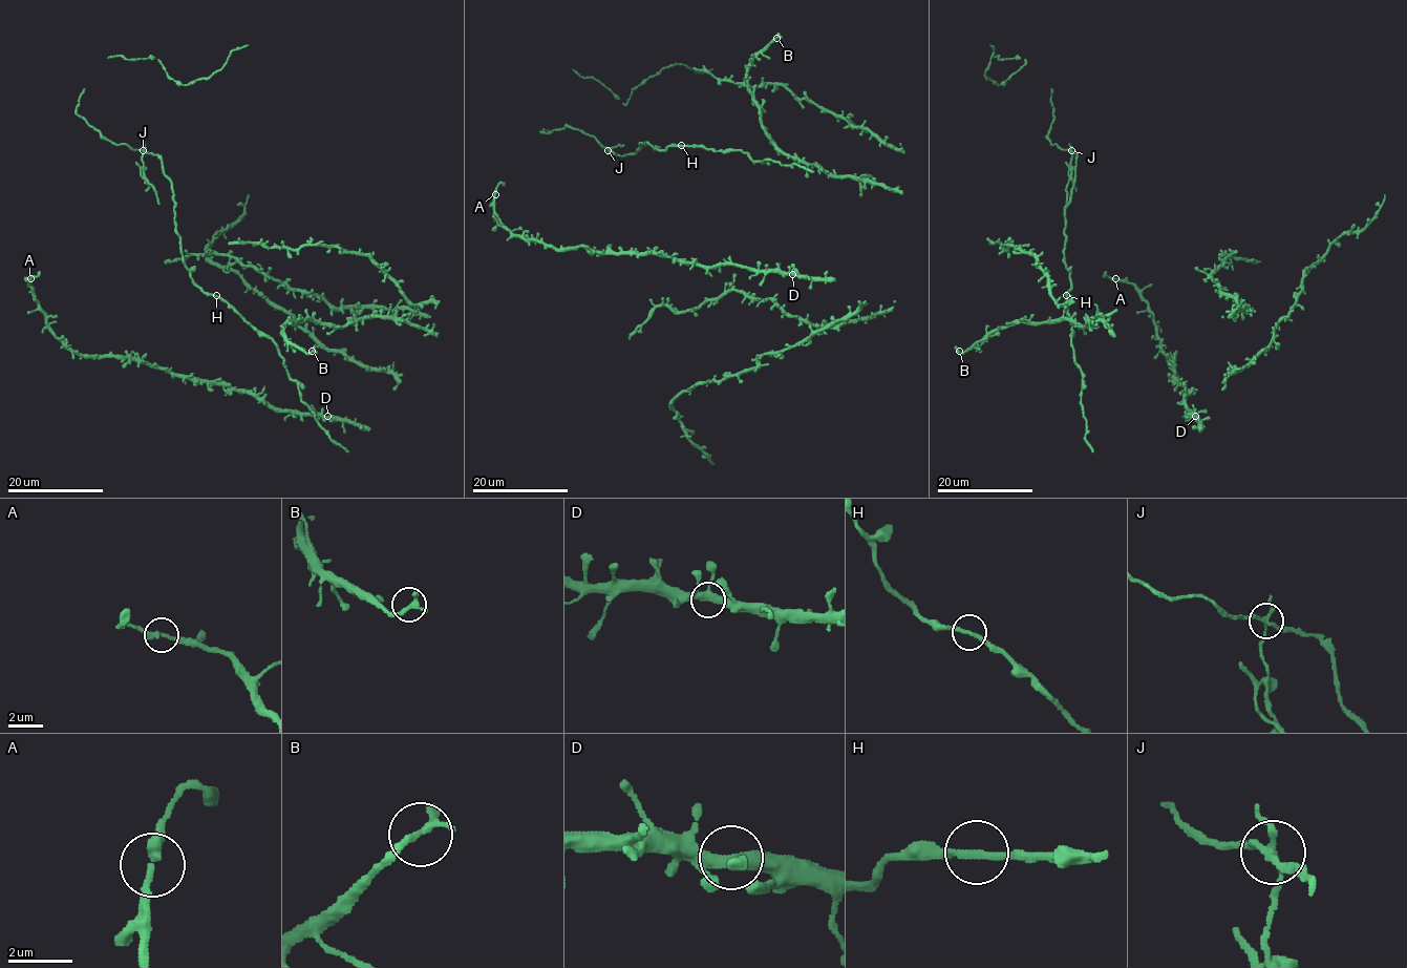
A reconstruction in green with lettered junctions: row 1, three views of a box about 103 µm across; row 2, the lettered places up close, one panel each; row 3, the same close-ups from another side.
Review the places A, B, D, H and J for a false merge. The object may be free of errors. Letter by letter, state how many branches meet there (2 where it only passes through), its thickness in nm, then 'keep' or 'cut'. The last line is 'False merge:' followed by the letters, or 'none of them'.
A: branches 2; calibre 280 nm; keep
B: branches 3; calibre 200 nm; keep
D: branches 4; calibre 360 nm; keep
H: branches 2; calibre 240 nm; keep
J: branches 4; calibre 200 nm; cut
False merge: J

